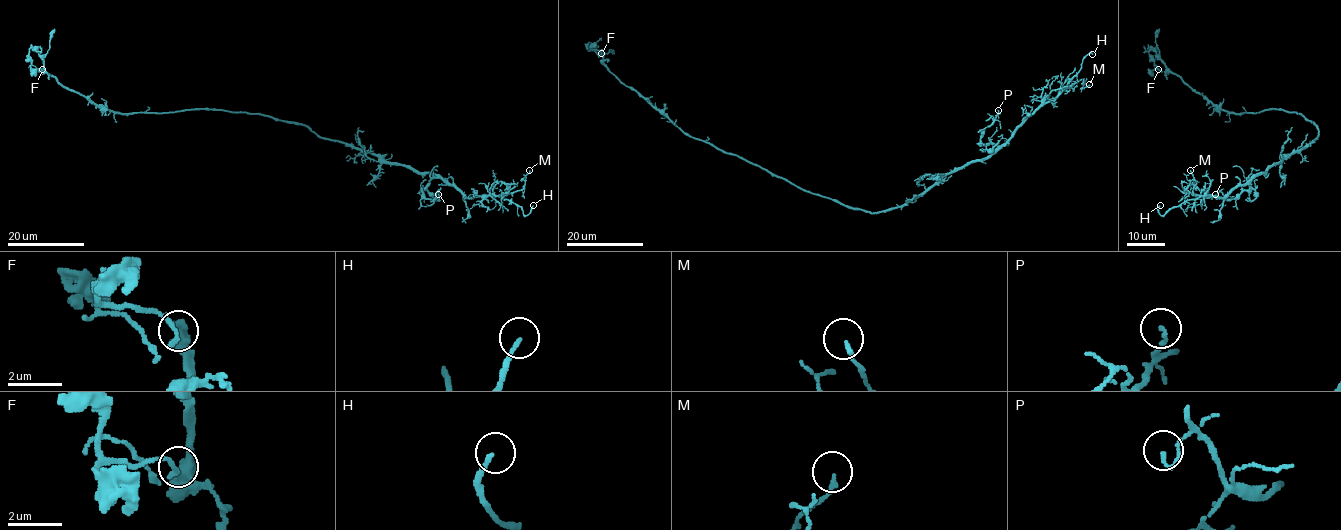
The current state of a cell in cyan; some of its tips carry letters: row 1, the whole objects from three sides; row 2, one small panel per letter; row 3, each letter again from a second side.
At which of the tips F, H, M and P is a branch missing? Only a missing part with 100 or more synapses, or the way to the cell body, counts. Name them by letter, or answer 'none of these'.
H

